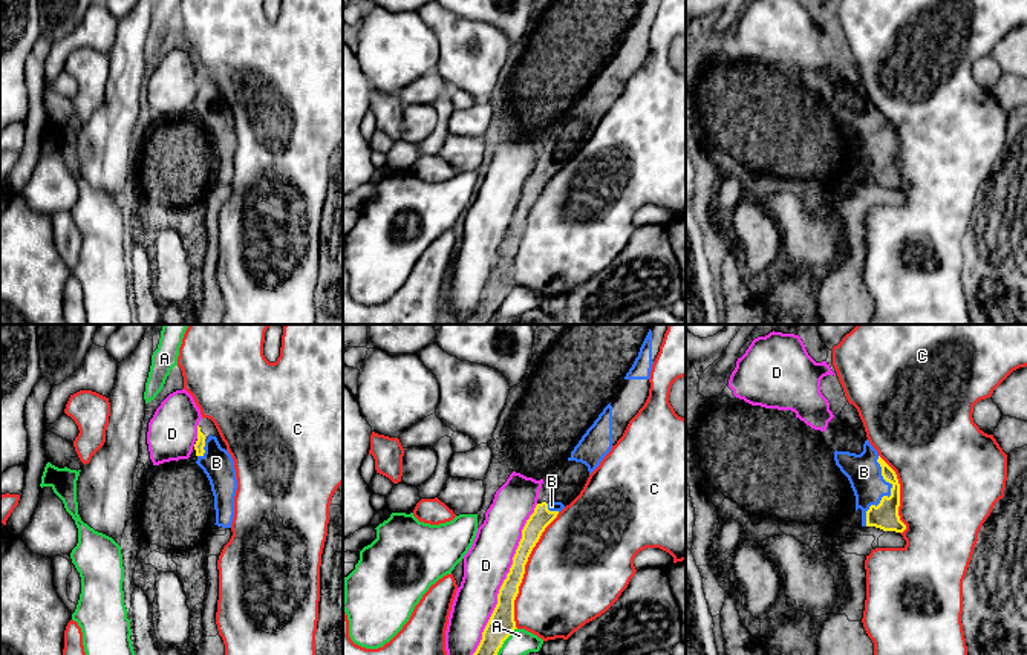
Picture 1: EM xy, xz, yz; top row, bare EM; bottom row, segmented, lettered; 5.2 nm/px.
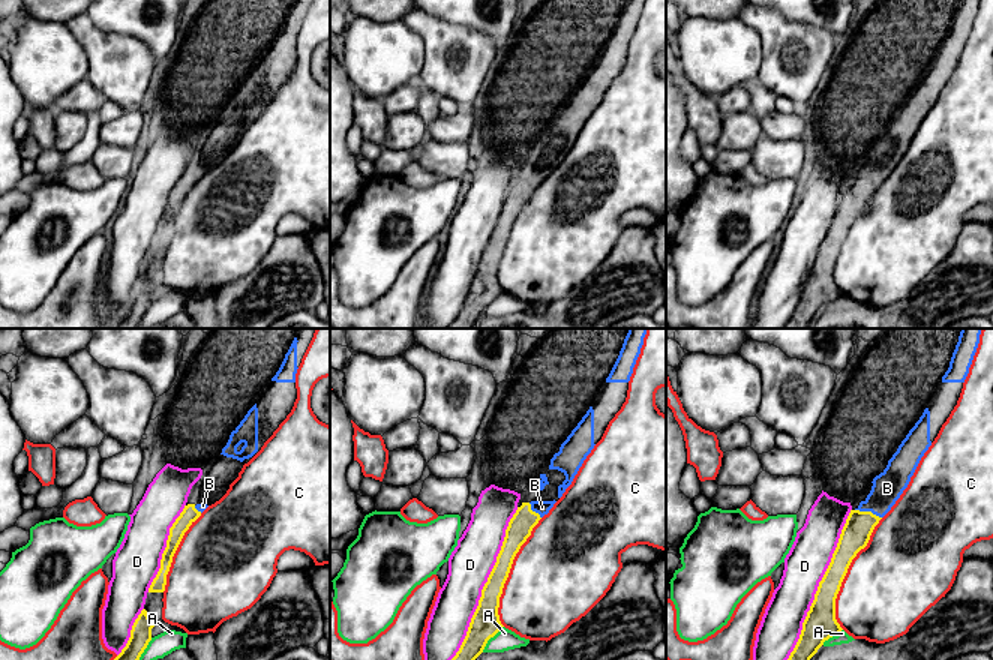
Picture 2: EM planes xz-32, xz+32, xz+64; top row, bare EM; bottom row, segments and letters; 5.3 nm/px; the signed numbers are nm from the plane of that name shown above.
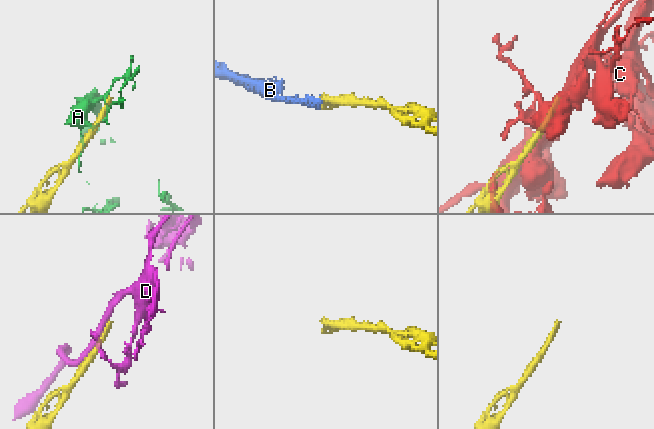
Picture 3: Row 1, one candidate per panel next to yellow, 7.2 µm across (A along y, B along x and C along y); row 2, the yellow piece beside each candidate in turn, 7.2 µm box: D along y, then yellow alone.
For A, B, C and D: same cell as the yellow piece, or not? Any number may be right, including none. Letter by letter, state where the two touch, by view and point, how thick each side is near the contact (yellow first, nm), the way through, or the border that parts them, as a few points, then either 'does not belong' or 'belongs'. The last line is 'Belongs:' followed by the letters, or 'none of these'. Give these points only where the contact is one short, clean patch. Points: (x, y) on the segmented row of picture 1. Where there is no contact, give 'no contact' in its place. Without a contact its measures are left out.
A: meets yellow in xz at (504, 640); 140 nm thick on the yellow side, 140 nm on the other; does not belong
B: meets yellow in yz at (886, 496); 140 nm thick on the yellow side, 180 nm on the other; belongs
C: meets yellow in xz at (524, 571); 110 nm thick on the yellow side, 500 nm on the other; does not belong
D: meets yellow in xz at (505, 579); 140 nm thick on the yellow side, 240 nm on the other; does not belong
Belongs: B

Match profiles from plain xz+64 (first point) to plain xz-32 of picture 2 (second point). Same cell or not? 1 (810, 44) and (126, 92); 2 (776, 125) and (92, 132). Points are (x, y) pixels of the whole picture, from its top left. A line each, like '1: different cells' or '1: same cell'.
1: same cell
2: different cells

